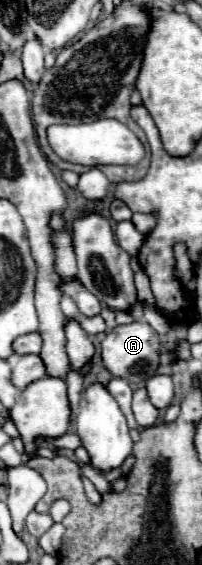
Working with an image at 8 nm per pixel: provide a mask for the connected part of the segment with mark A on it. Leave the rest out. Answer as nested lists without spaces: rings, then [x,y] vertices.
[[[135,321],[129,325],[117,325],[113,331],[109,331],[101,343],[101,355],[107,371],[113,377],[127,379],[129,383],[145,383],[157,373],[161,361],[161,347],[163,343],[159,333],[149,323]]]

